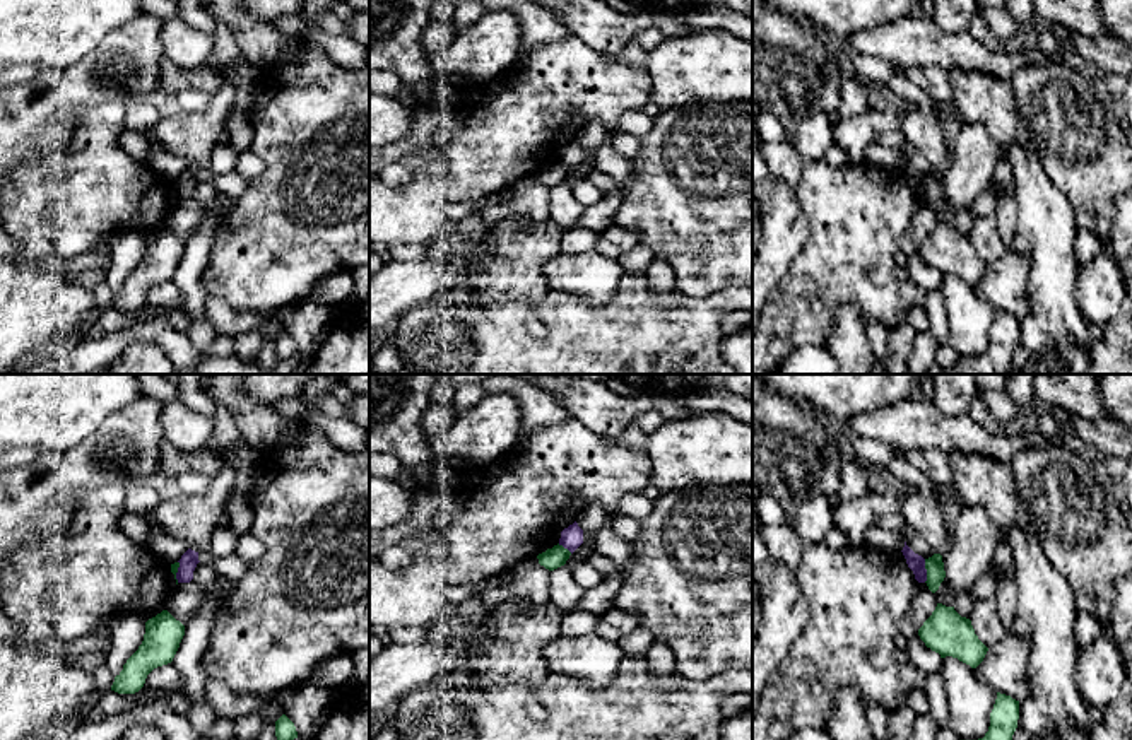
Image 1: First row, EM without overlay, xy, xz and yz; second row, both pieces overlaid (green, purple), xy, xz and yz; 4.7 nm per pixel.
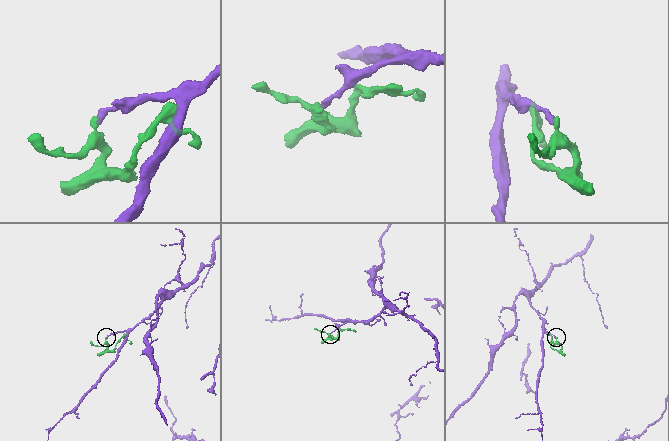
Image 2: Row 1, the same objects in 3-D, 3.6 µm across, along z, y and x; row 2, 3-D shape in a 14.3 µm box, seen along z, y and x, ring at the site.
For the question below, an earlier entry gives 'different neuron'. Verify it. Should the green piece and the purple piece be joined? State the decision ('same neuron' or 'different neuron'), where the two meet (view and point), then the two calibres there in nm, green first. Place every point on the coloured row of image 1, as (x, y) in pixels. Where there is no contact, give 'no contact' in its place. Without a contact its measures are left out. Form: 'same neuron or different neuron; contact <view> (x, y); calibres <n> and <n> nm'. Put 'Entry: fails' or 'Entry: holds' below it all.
different neuron; contact yz (927, 571); calibres 90 and 80 nm
Entry: holds

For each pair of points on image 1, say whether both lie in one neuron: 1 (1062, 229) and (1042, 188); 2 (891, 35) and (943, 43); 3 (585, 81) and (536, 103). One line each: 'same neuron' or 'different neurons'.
1: same neuron
2: same neuron
3: same neuron

